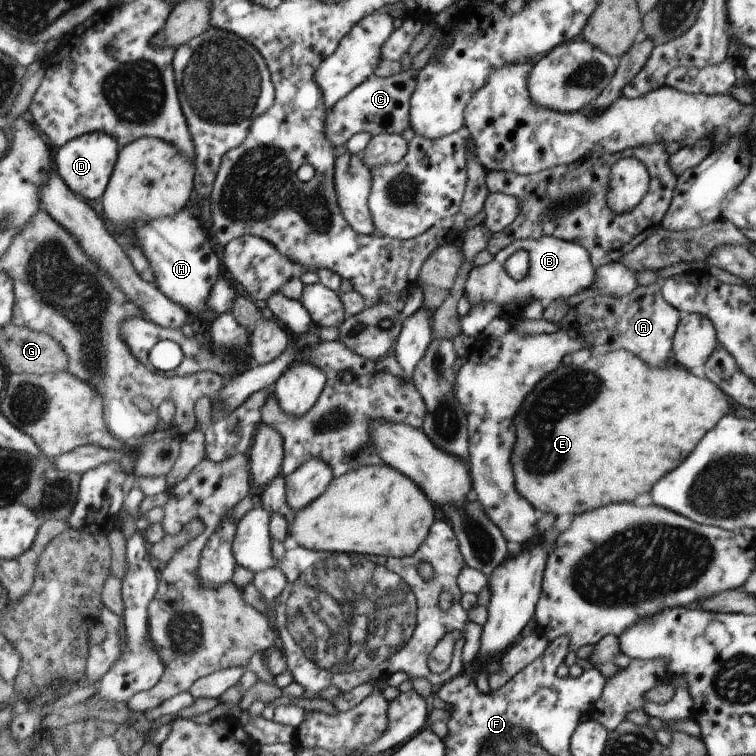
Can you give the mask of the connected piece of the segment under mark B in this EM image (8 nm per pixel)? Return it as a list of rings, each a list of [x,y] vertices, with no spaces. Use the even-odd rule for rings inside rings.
[[[551,236],[524,239],[514,241],[504,250],[497,252],[488,264],[473,267],[467,276],[463,295],[468,298],[470,306],[484,303],[505,306],[511,306],[513,303],[523,305],[527,300],[537,300],[545,308],[555,300],[569,298],[589,288],[595,279],[594,272],[591,254],[583,245]],[[521,250],[527,252],[528,270],[522,280],[515,281],[506,274],[503,264],[511,254]]]

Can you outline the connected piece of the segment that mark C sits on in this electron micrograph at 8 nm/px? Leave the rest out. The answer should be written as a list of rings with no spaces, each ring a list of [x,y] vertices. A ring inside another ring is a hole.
[[[410,66],[408,70],[385,78],[372,75],[364,83],[353,88],[344,99],[327,110],[328,117],[324,122],[324,132],[328,140],[336,146],[341,146],[346,144],[351,136],[361,132],[369,135],[384,133],[400,135],[411,124],[408,120],[408,111],[412,93],[416,89],[418,72],[419,70],[414,70]]]

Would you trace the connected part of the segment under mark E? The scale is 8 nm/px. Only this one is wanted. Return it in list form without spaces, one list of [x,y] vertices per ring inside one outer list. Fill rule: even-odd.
[[[624,349],[608,351],[606,354],[590,357],[589,360],[585,360],[579,366],[568,362],[556,370],[557,372],[549,372],[549,376],[545,376],[545,380],[541,380],[541,388],[537,388],[537,392],[533,392],[533,396],[529,396],[529,400],[525,400],[525,408],[521,408],[521,412],[517,412],[517,416],[512,417],[513,424],[517,424],[517,452],[513,452],[513,468],[517,468],[517,485],[515,488],[521,488],[520,496],[528,501],[537,513],[547,514],[547,512],[551,512],[553,517],[566,512],[572,515],[581,515],[593,511],[593,508],[603,506],[603,504],[627,503],[627,500],[631,502],[636,496],[647,494],[649,488],[653,488],[651,484],[657,484],[665,474],[673,471],[683,462],[693,452],[696,444],[705,434],[716,427],[715,422],[719,422],[725,414],[723,392],[715,384],[711,388],[711,382],[706,377],[693,376],[688,369],[679,368],[679,366],[652,368],[652,366],[645,365],[639,357],[635,357],[631,351]]]

